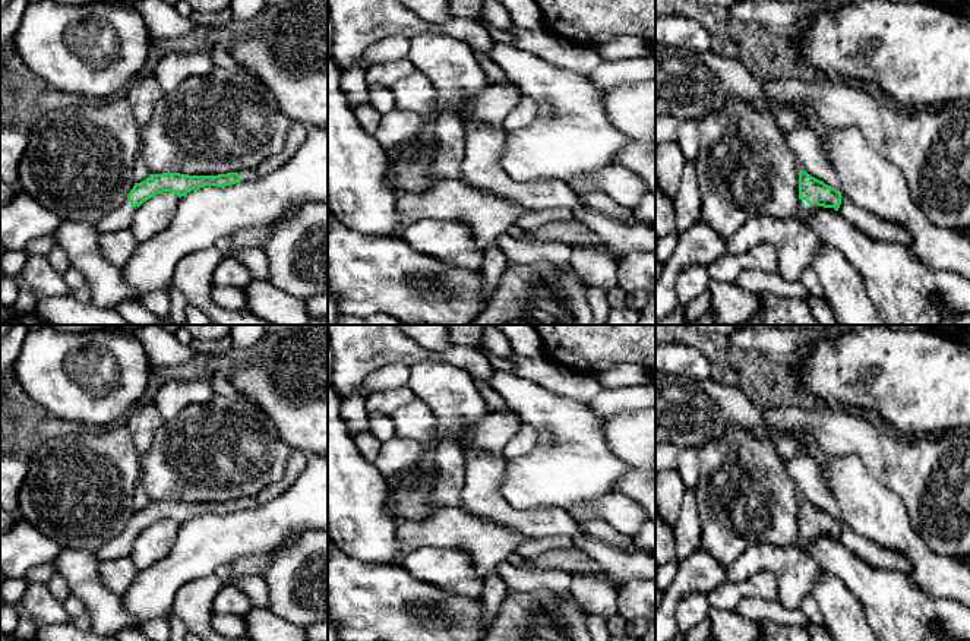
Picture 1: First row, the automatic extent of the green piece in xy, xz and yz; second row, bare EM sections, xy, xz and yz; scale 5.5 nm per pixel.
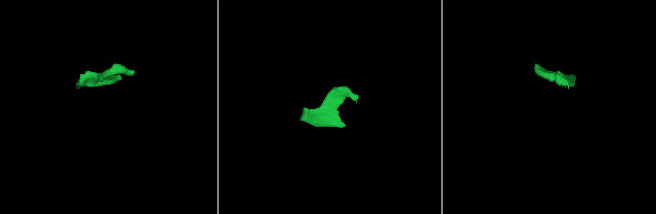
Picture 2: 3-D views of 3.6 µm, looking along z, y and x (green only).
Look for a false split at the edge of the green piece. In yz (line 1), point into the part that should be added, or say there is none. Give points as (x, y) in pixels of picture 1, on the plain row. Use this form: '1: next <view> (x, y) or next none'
1: next yz (805, 536)

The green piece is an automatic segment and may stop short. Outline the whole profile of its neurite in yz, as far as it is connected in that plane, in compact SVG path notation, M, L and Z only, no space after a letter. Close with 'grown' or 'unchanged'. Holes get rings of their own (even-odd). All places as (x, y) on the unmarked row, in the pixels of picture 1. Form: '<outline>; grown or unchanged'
M806 499L799 501L799 536L802 543L813 543L822 536L838 539L841 520L812 505Z; grown

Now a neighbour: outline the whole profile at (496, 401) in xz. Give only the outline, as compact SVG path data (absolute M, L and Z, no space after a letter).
M474 378L474 382L475 382L477 389L486 398L489 408L492 411L499 411L508 405L505 398L500 394L497 394L490 383L483 382L477 378Z

